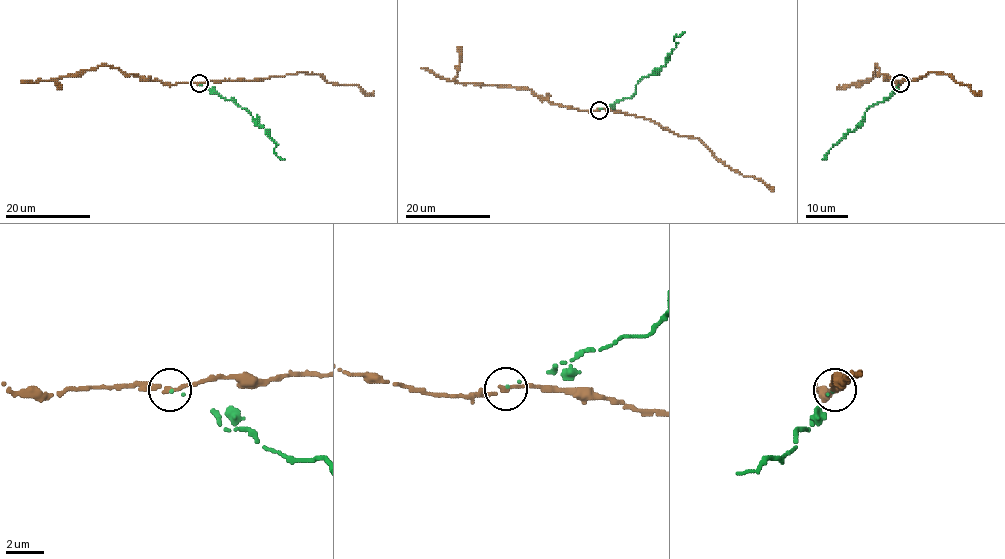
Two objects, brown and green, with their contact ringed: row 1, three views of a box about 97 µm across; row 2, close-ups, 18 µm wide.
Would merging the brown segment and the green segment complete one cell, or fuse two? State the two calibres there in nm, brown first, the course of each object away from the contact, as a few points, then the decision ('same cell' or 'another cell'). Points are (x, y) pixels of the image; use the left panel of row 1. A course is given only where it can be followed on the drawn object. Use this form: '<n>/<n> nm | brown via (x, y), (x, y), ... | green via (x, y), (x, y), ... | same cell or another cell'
200/90 nm | brown via (199, 83), (237, 79), (250, 81), (300, 73), (320, 75), (328, 82), (358, 85), (366, 94), (374, 92) | green via (199, 83), (247, 110), (275, 143), (277, 157), (285, 160) | another cell

